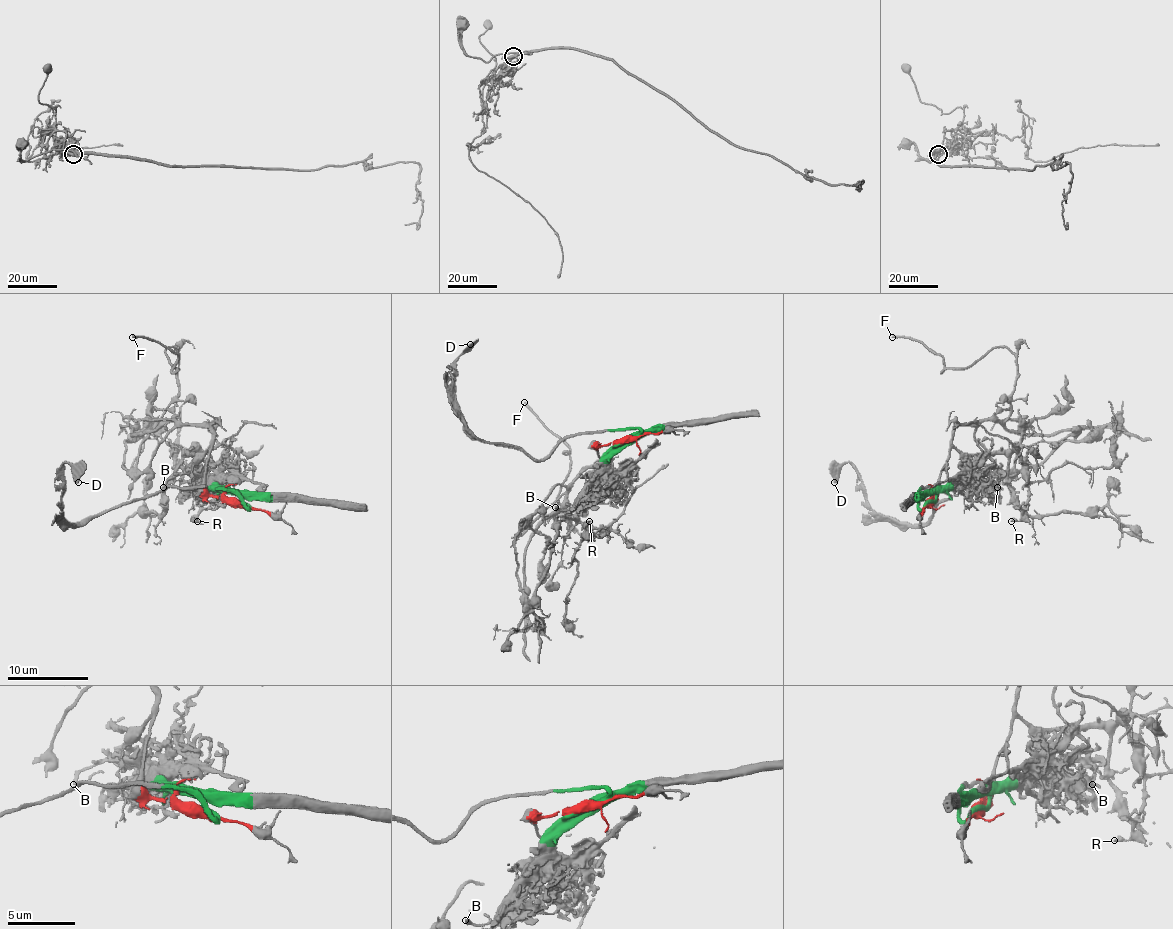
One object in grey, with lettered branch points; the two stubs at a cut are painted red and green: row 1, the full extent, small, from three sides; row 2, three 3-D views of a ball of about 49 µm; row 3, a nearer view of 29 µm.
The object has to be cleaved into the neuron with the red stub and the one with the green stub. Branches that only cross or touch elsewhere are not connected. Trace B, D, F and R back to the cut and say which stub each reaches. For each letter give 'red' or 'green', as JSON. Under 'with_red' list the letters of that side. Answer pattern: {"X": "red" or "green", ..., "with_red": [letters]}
{"B": "green", "D": "green", "F": "red", "R": "red", "with_red": ["F", "R"]}

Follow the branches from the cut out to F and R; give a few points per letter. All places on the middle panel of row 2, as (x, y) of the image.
F: (629, 440), (598, 448), (602, 462), (574, 480), (553, 517), (570, 527), (557, 497), (570, 448), (525, 401)
R: (629, 440), (596, 450), (600, 462), (578, 509), (590, 527), (582, 537), (590, 521)

